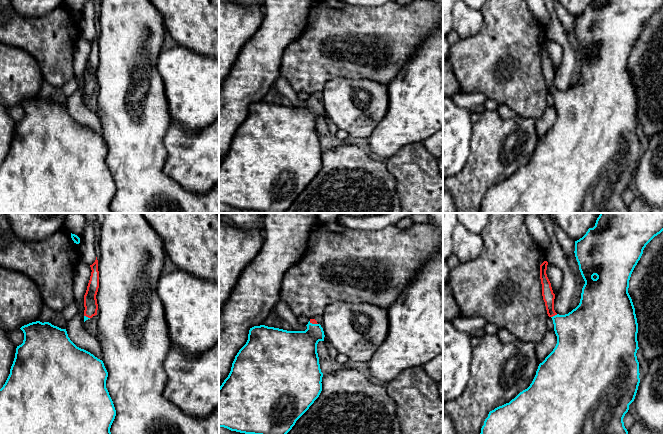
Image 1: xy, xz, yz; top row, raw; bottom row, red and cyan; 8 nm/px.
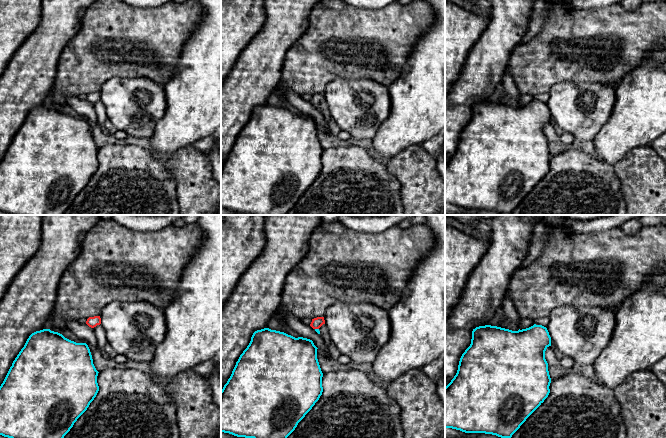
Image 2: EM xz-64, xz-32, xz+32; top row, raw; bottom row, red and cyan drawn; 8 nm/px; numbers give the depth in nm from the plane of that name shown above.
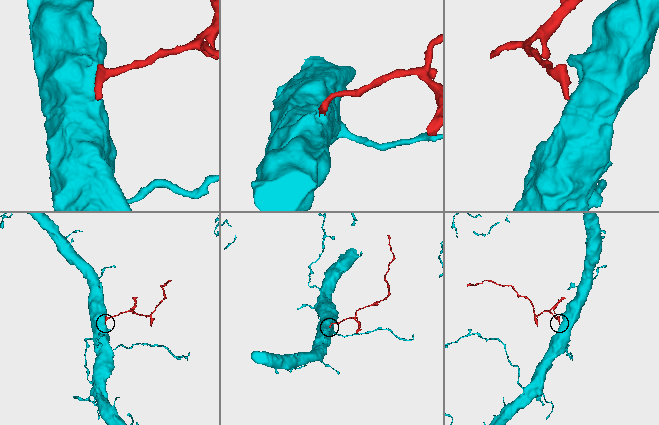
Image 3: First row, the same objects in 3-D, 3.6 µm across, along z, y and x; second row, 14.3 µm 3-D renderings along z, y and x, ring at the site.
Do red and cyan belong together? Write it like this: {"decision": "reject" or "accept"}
{"decision": "accept"}

